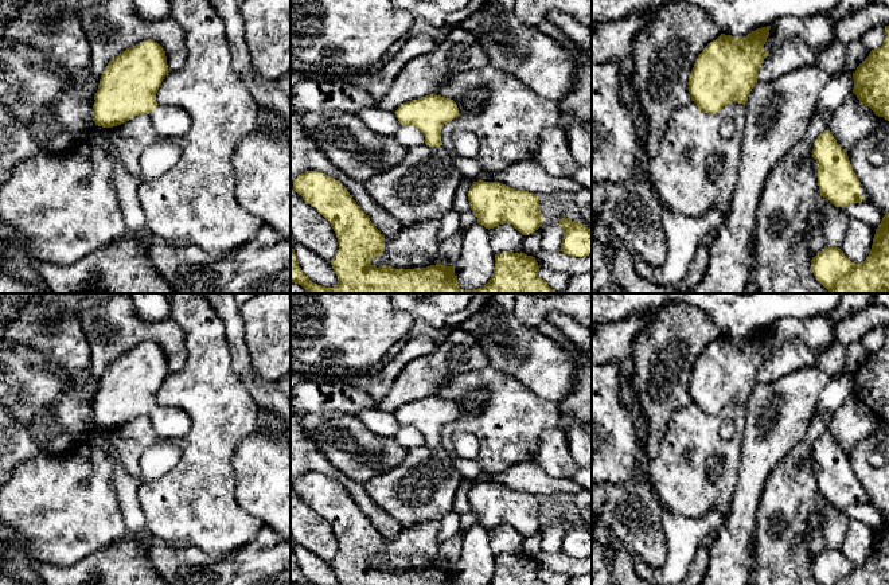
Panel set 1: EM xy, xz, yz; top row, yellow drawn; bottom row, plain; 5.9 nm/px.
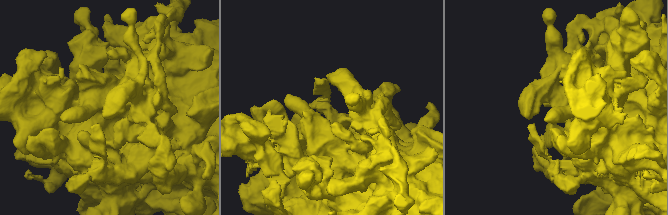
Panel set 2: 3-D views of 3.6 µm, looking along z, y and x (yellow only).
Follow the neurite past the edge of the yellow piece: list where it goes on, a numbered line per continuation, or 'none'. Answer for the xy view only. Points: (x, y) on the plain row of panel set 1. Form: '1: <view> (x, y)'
1: xy (168, 422)

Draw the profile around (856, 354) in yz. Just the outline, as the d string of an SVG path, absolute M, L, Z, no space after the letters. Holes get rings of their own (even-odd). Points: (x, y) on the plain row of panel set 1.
M859 343L846 347L845 374L853 375L857 368L869 358L870 352Z

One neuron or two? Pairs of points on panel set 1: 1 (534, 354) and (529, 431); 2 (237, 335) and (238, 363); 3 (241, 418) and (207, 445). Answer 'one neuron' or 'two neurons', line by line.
1: two neurons
2: one neuron
3: one neuron

